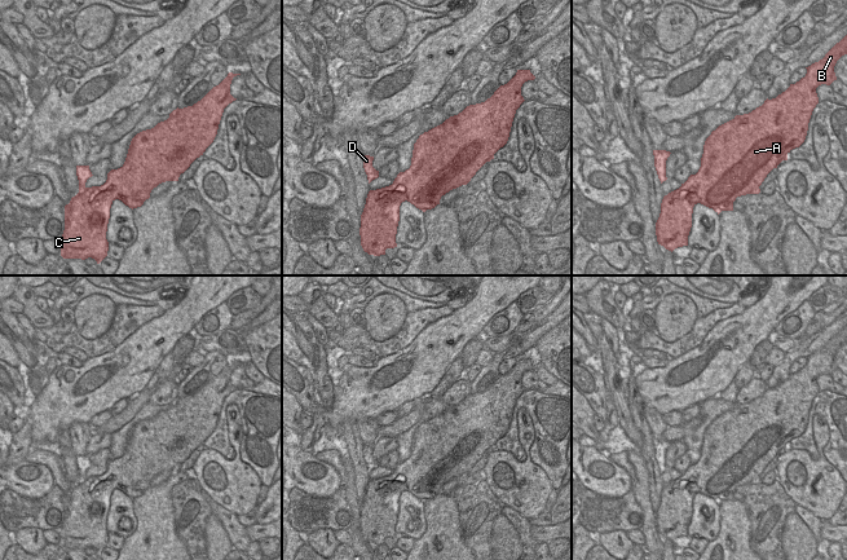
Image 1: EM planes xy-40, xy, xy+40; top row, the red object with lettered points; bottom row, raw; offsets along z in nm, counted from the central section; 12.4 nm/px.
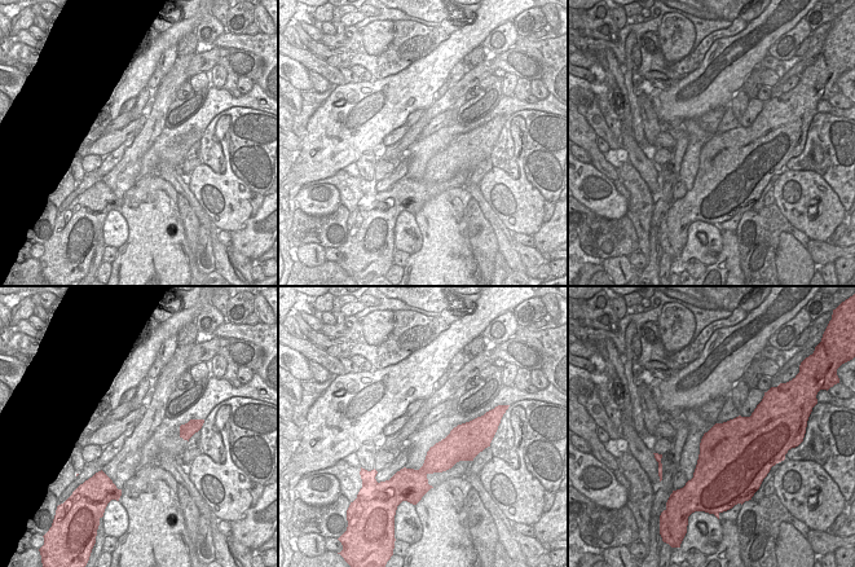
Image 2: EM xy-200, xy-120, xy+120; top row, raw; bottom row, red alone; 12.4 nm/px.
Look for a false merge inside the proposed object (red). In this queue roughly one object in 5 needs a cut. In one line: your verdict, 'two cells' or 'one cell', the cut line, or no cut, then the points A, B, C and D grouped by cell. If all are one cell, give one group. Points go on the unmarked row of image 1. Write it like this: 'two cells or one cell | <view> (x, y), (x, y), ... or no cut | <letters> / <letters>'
one cell | no cut | A B C D

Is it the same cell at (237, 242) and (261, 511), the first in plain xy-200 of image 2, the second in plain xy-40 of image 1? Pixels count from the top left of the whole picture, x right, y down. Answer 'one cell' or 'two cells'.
one cell

